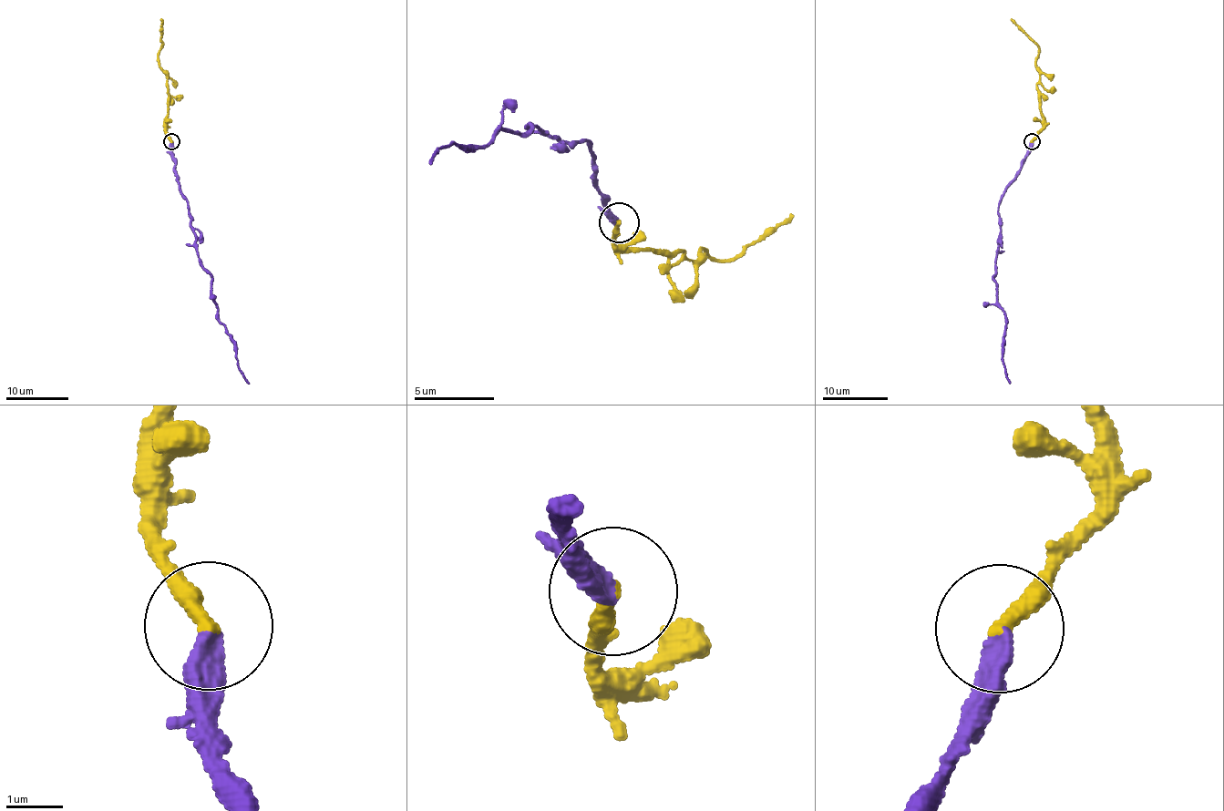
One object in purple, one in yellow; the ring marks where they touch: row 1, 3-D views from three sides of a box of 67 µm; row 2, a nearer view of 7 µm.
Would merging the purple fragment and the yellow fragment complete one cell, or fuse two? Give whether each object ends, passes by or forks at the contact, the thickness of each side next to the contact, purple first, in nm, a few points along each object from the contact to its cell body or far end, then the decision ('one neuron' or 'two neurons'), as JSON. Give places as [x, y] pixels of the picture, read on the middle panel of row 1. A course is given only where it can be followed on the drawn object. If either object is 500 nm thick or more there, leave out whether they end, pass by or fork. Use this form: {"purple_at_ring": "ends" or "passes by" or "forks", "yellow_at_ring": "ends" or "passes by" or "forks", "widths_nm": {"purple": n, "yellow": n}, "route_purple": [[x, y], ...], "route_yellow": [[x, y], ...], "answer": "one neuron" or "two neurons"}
{"purple_at_ring": "ends", "yellow_at_ring": "ends", "widths_nm": {"purple": 400, "yellow": 280}, "route_purple": [[620, 223], [597, 194], [586, 138], [498, 127], [485, 147], [445, 143], [429, 165]], "route_yellow": [[620, 223], [616, 243], [669, 256], [685, 251], [700, 261], [699, 249], [716, 261], [746, 251], [790, 212]], "answer": "one neuron"}

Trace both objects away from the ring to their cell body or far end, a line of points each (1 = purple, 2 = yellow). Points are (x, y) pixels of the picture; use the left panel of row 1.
1: (172, 140), (199, 262), (211, 278), (219, 323), (234, 345), (237, 363), (249, 384)
2: (172, 140), (165, 128), (167, 74), (159, 67), (160, 20)

